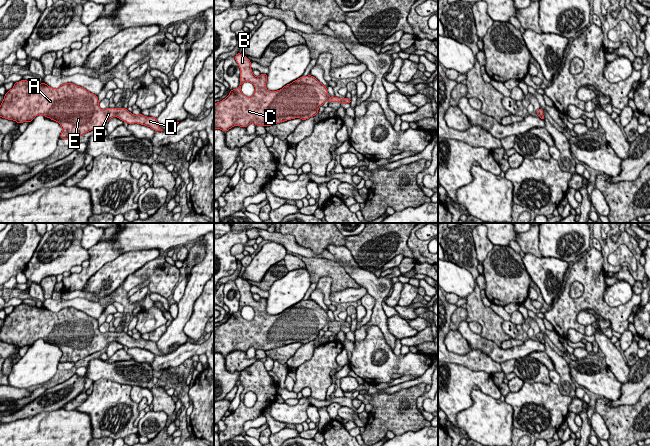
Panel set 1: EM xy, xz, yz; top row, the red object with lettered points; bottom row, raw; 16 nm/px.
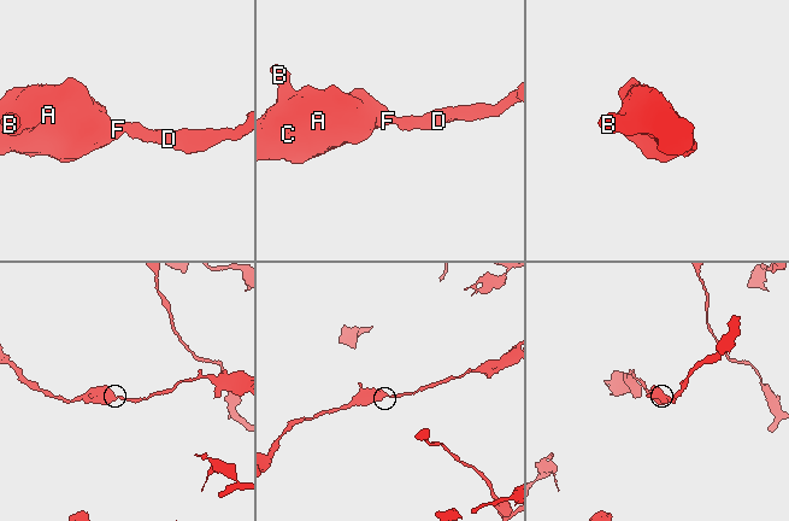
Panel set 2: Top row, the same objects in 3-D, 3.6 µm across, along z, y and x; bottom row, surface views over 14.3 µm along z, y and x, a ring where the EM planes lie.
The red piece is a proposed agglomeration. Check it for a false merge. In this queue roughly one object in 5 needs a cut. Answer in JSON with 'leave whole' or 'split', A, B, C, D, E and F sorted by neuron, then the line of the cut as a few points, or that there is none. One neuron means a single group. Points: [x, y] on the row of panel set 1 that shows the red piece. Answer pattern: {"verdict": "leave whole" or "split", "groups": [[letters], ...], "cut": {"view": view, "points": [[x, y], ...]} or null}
{"verdict": "leave whole", "groups": [["A", "B", "C", "D", "E", "F"]], "cut": null}

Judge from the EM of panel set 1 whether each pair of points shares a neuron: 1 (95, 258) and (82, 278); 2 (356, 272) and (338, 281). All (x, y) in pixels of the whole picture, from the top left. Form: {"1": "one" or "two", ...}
{"1": "one", "2": "two"}

